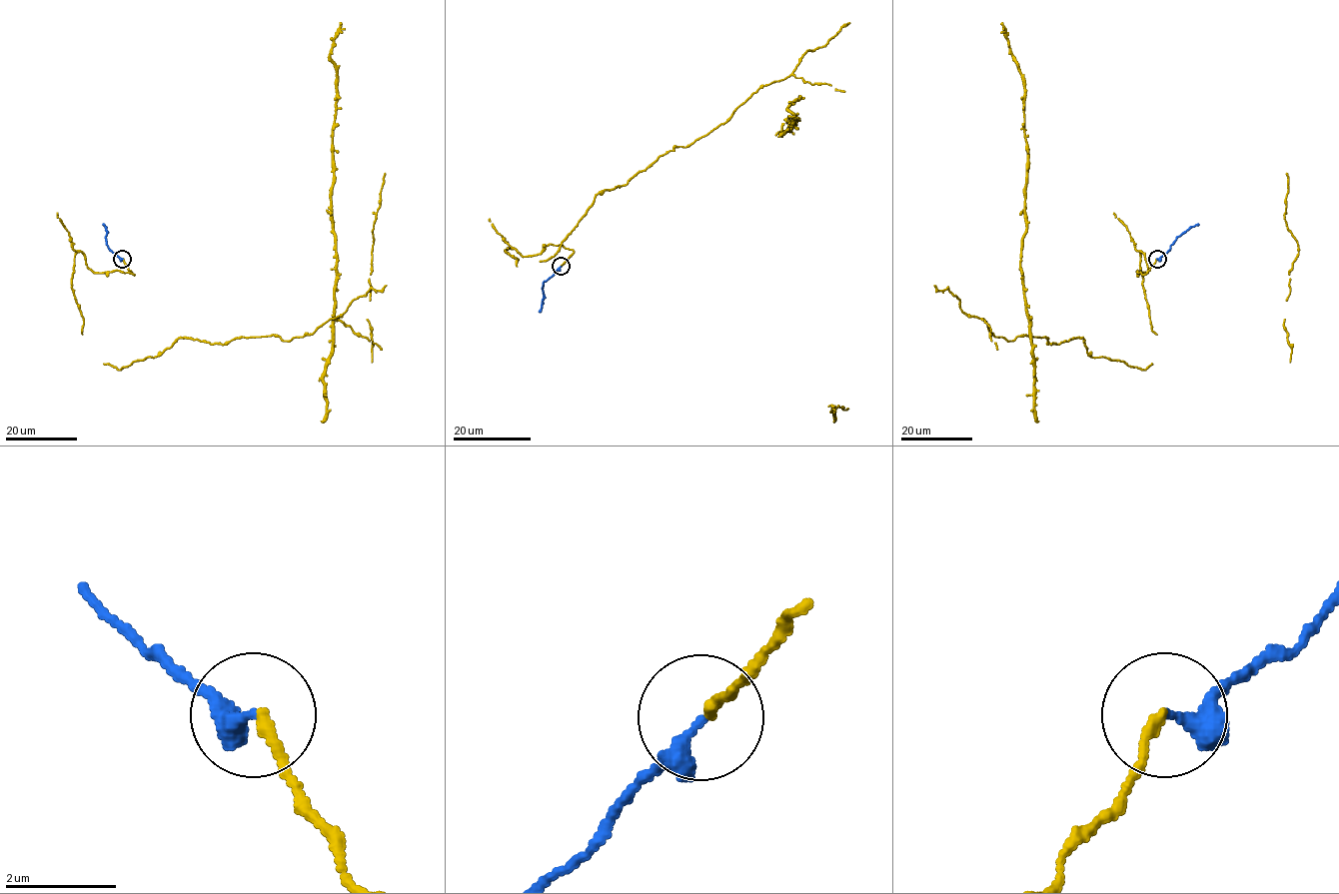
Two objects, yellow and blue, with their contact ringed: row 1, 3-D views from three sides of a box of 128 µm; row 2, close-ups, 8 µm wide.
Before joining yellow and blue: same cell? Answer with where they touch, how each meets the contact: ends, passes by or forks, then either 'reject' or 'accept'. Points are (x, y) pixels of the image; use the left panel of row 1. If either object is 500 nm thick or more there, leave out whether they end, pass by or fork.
(122, 259) | yellow ends | blue passes by | accept

